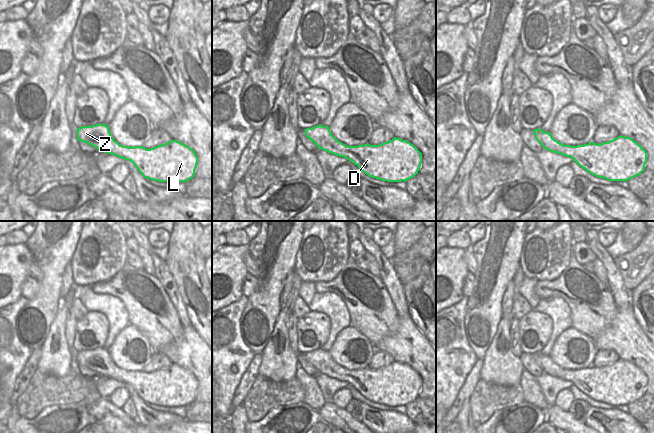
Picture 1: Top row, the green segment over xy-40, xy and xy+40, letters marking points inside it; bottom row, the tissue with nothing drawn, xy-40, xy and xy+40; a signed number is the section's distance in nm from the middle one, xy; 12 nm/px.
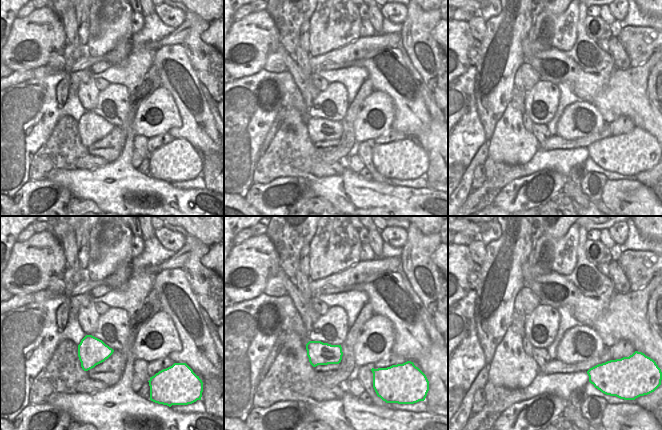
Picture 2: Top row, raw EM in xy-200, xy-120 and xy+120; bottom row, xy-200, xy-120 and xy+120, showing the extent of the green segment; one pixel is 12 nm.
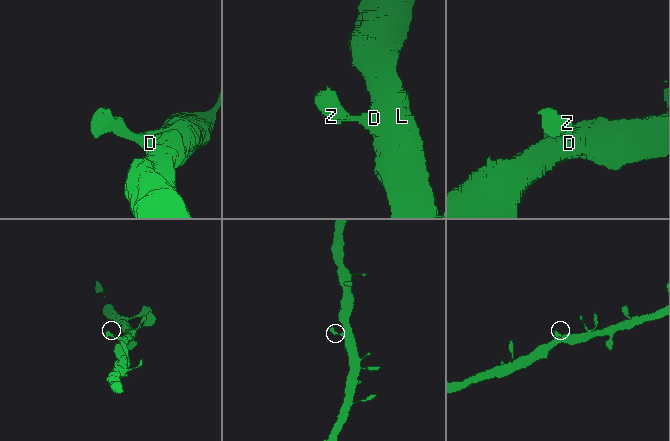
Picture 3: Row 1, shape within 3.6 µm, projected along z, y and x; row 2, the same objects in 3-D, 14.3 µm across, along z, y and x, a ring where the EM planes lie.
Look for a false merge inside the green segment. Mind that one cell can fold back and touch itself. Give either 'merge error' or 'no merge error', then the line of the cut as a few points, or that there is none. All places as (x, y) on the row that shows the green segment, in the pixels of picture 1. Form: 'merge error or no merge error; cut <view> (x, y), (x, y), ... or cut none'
no merge error; cut none

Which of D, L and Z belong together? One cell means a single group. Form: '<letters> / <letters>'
D L Z

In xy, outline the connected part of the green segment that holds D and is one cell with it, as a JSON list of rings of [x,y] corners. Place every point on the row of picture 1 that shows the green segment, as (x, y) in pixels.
[[[321,124],[304,130],[319,149],[344,157],[369,177],[387,182],[406,182],[421,167],[422,153],[410,142],[394,137],[379,145],[347,146],[338,141],[328,126]]]

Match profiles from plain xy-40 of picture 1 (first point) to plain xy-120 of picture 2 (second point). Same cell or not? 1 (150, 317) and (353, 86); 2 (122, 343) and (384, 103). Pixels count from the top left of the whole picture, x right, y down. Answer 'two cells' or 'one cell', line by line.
1: two cells
2: one cell

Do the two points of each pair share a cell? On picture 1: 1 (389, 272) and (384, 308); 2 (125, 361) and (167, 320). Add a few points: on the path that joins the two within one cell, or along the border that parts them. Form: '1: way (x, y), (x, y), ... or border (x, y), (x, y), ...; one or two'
1: border (379, 276), (397, 311); two
2: border (129, 323), (146, 338), (153, 352); two

